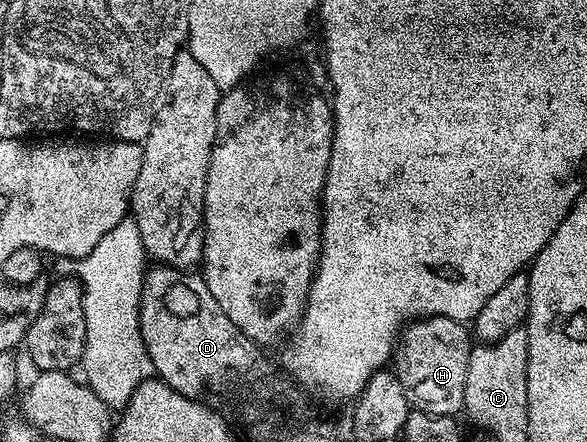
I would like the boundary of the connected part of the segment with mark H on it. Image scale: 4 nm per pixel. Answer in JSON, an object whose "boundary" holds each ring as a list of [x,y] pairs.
{"boundary":[[[425,317],[403,330],[394,349],[394,361],[400,364],[398,376],[412,409],[443,417],[456,417],[463,410],[466,367],[470,367],[473,344],[473,334],[465,322],[445,317]]]}

